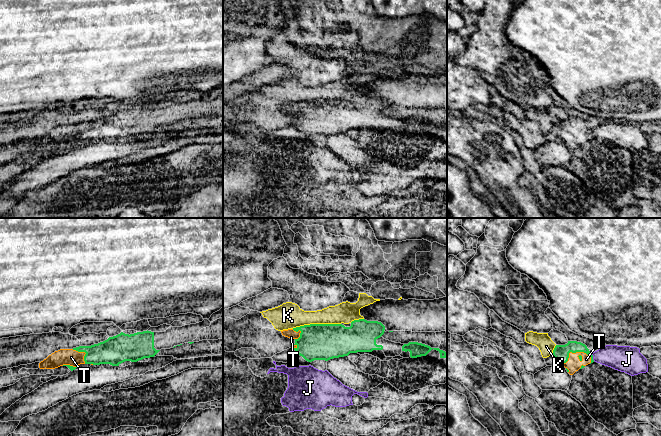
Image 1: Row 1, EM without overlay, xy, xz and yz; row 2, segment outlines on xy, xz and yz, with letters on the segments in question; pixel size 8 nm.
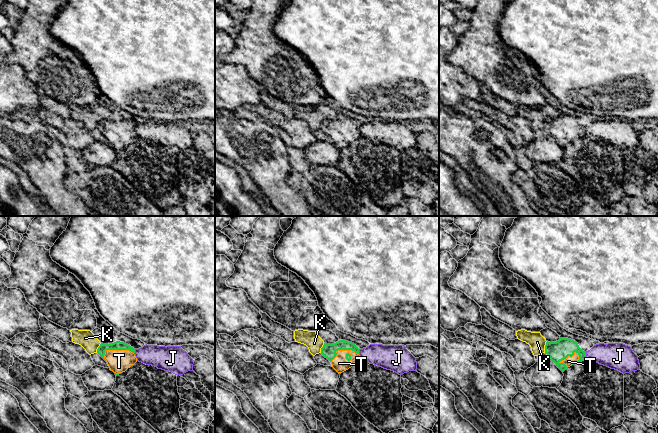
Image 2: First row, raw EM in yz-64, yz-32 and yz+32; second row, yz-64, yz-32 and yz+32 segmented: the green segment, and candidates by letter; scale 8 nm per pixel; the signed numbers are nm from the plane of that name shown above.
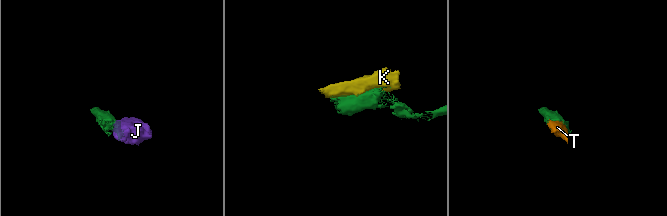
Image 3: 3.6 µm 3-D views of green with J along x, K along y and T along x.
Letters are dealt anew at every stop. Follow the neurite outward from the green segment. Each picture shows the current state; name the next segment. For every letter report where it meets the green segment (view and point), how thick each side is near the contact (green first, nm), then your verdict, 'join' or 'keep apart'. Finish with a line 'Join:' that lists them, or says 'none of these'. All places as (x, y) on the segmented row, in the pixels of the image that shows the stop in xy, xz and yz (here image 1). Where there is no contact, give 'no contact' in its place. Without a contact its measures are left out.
J: contact yz (592, 357); calibres 110 and 200 nm; keep apart
K: contact xz (316, 324); calibres 280 and 200 nm; keep apart
T: contact yz (574, 352); calibres 130 and 120 nm; join
Join: T

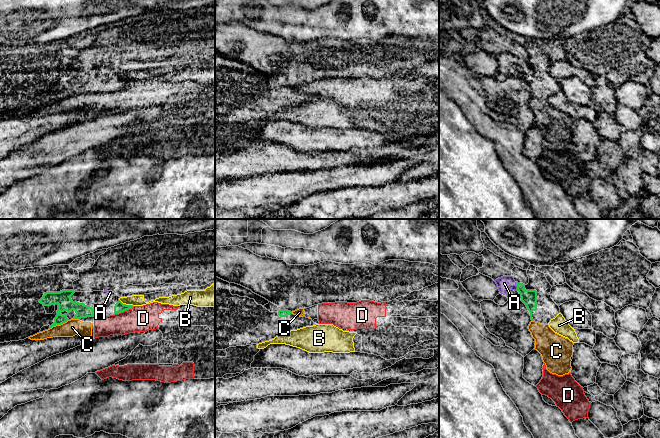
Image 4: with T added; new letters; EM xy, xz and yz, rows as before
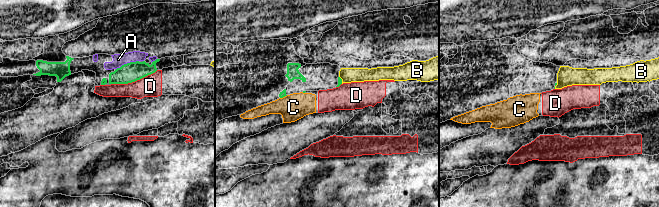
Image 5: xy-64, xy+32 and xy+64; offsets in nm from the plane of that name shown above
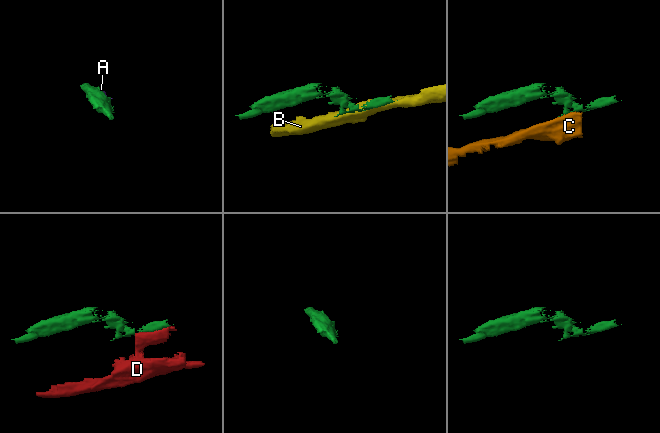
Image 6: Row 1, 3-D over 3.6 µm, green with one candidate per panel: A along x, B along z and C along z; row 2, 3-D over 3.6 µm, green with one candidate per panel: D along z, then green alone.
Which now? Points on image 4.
A: contact yz (516, 285); calibres 130 and 120 nm; keep apart
B: contact xy (125, 304); calibres 90 and 100 nm; keep apart
C: contact xy (59, 324); calibres 130 and 130 nm; keep apart
D: contact xy (123, 311); calibres 90 and 200 nm; keep apart
Join: none of these

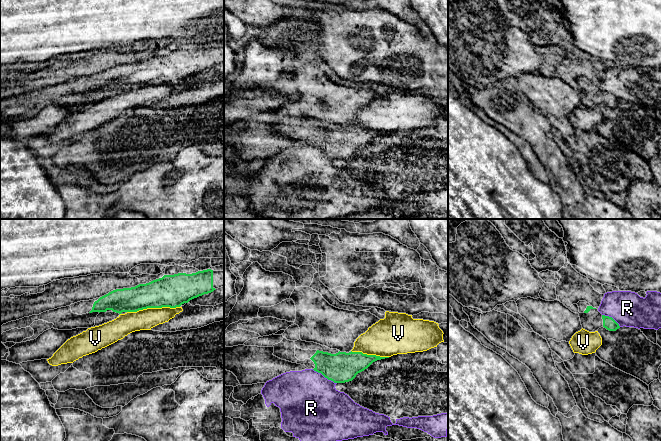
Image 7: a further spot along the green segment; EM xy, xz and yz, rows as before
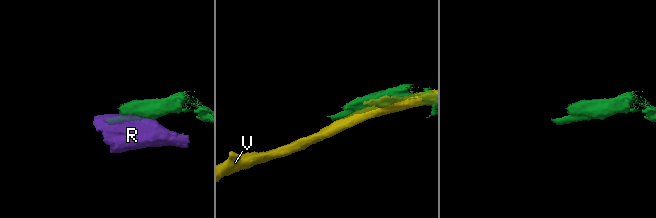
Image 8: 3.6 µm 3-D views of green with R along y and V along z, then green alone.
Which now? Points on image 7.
R: contact xz (324, 376); calibres 240 and 480 nm; keep apart
V: contact xy (153, 307); calibres 260 and 170 nm; keep apart
Join: none of these

